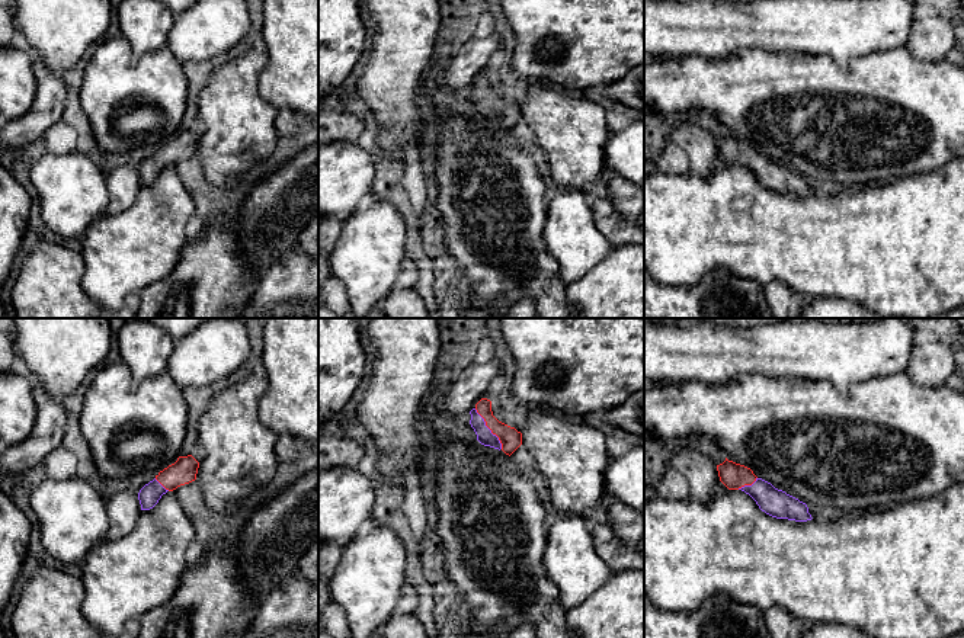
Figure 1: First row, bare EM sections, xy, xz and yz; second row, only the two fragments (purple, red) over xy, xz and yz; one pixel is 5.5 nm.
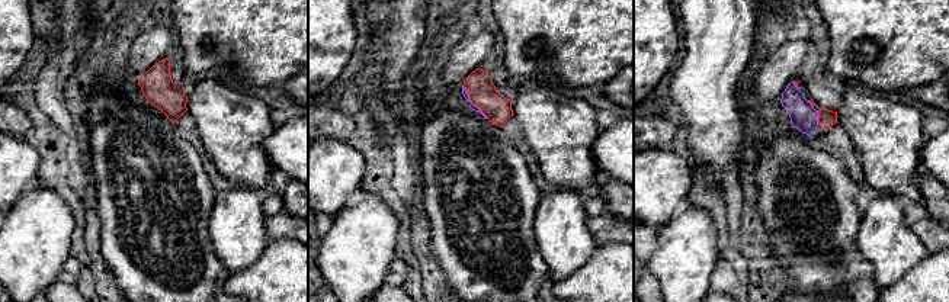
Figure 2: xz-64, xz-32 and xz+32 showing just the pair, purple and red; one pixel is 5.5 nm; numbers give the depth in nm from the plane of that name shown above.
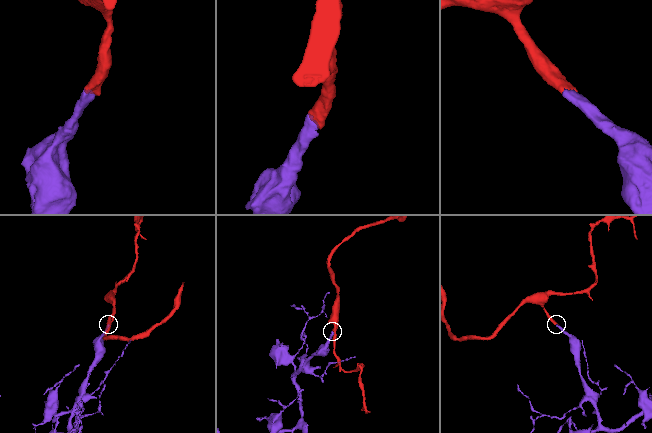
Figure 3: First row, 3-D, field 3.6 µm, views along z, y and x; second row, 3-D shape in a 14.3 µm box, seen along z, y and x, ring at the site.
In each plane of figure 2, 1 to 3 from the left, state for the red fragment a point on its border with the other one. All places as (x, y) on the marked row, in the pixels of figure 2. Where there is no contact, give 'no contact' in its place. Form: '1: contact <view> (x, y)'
1: no contact
2: contact xz-32 (470, 102)
3: contact xz+32 (817, 116)

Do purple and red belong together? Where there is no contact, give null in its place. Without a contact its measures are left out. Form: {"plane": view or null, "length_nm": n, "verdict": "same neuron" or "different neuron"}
{"plane": "xz", "length_nm": 280, "verdict": "same neuron"}

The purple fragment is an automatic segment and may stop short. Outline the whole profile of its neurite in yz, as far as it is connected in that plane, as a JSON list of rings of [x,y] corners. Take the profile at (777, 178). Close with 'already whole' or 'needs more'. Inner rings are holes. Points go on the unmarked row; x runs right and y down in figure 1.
[[[726,132],[723,138],[717,140],[717,145],[720,156],[728,164],[744,166],[766,189],[795,196],[813,193],[806,177],[775,163],[771,157],[758,153],[750,142]]]; needs more

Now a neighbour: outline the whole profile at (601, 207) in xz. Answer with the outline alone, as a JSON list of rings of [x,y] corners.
[[[590,196],[589,203],[590,203],[590,209],[593,212],[595,221],[608,218],[612,214],[615,214],[615,208],[608,198]]]

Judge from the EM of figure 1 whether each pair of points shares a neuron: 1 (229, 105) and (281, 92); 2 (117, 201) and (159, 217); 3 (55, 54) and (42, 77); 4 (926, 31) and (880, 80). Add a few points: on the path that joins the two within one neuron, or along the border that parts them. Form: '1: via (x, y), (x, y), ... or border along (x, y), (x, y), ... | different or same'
1: border along (265, 63), (259, 74), (258, 92), (276, 109) | different
2: border along (141, 185), (130, 207), (106, 212) | different
3: border along (35, 60), (61, 76) | different
4: border along (905, 45), (919, 58), (940, 61) | different

